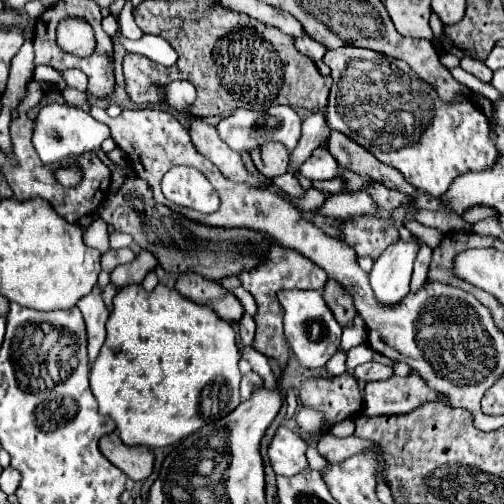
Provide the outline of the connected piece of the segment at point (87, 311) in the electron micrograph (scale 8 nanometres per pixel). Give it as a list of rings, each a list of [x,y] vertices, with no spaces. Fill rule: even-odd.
[[[98,286],[88,296],[84,296],[84,300],[80,300],[78,308],[80,308],[80,312],[84,316],[84,322],[86,322],[88,362],[94,364],[94,360],[100,354],[100,348],[106,340],[106,320],[108,320],[108,314],[110,314],[106,310],[104,302],[102,302]]]

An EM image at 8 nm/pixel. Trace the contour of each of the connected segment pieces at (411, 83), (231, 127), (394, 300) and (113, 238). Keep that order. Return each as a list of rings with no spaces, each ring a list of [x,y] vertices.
[[[344,46],[338,50],[328,50],[324,54],[324,62],[332,68],[334,80],[326,108],[328,126],[332,130],[344,132],[372,152],[380,162],[402,172],[406,182],[416,190],[424,190],[426,194],[440,198],[448,192],[458,176],[492,168],[492,162],[496,160],[496,148],[488,140],[488,120],[474,104],[470,104],[470,98],[444,104],[438,100],[436,90],[420,80],[420,76],[416,76],[404,62],[368,48]]]
[[[272,106],[262,112],[240,108],[240,110],[234,110],[230,116],[222,118],[216,128],[220,132],[220,138],[224,138],[224,142],[236,152],[244,152],[244,150],[250,152],[252,148],[270,140],[280,142],[286,148],[296,148],[302,134],[302,118],[296,114],[292,106]]]
[[[400,240],[386,248],[386,252],[374,262],[370,286],[382,306],[396,306],[406,298],[416,250],[418,244]]]
[[[113,232],[109,235],[109,244],[111,249],[130,247],[133,244],[133,239],[128,234]]]

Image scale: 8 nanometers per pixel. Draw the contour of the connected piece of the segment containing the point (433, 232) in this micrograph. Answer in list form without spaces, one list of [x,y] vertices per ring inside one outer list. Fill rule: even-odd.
[[[408,222],[406,228],[416,234],[418,238],[422,238],[422,242],[426,242],[430,248],[436,248],[440,238],[442,238],[442,232],[436,230],[436,228],[428,228],[428,226],[422,226],[420,222]]]

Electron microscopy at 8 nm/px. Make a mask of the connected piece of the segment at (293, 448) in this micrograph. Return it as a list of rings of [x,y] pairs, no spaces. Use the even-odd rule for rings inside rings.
[[[280,426],[268,446],[268,458],[272,462],[272,468],[276,474],[292,476],[308,466],[306,462],[306,446],[308,442],[292,432],[286,426]]]

